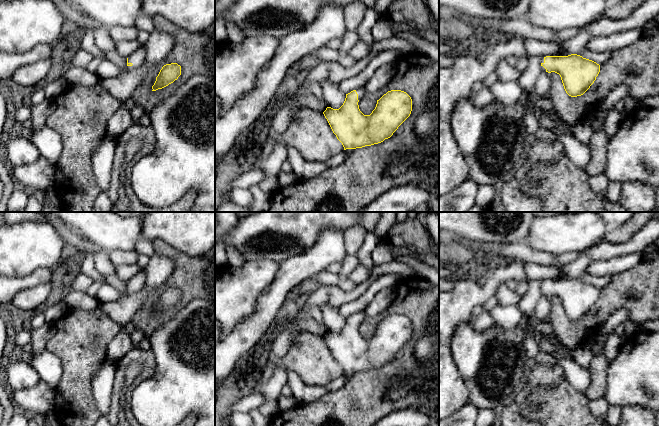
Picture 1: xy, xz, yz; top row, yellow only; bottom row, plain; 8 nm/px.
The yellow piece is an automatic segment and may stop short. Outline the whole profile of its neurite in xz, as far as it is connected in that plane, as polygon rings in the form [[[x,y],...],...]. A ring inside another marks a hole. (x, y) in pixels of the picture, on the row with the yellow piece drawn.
[[[363,88],[353,90],[346,94],[339,109],[327,107],[323,112],[344,150],[383,142],[390,138],[411,114],[411,97],[404,91],[391,90],[377,100],[370,115],[364,115],[358,102],[365,93]]]

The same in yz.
[[[577,54],[541,56],[542,71],[560,75],[566,93],[571,97],[583,95],[596,80],[600,65]]]

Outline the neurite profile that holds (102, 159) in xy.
[[[107,134],[103,141],[99,144],[98,149],[93,152],[91,158],[97,184],[101,192],[104,193],[107,193],[109,188],[117,142],[118,140],[116,137]]]

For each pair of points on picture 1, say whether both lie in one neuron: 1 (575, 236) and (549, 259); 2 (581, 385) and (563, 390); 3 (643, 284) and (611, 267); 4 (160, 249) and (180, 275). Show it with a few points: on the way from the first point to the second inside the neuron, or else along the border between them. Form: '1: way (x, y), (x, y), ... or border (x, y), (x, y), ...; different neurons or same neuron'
1: border (531, 246), (555, 256); different neurons
2: border (561, 367), (566, 379), (577, 390), (587, 390); different neurons
3: border (641, 260), (629, 268), (612, 275); different neurons
4: way (168, 251), (180, 262), (180, 267); same neuron

